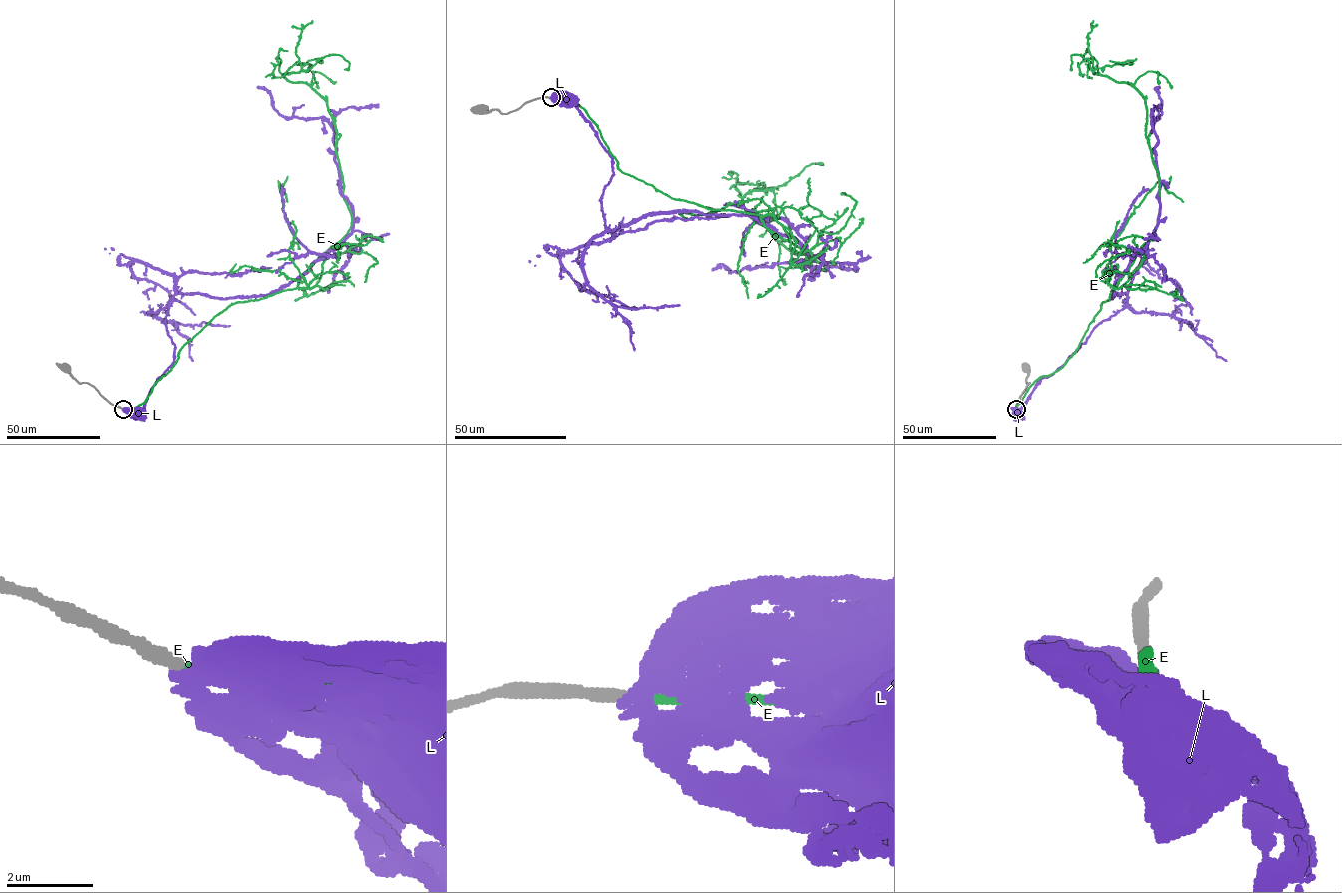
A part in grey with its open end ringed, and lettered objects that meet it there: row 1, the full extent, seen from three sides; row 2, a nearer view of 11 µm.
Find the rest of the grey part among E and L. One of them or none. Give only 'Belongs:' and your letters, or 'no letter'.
Belongs: E

